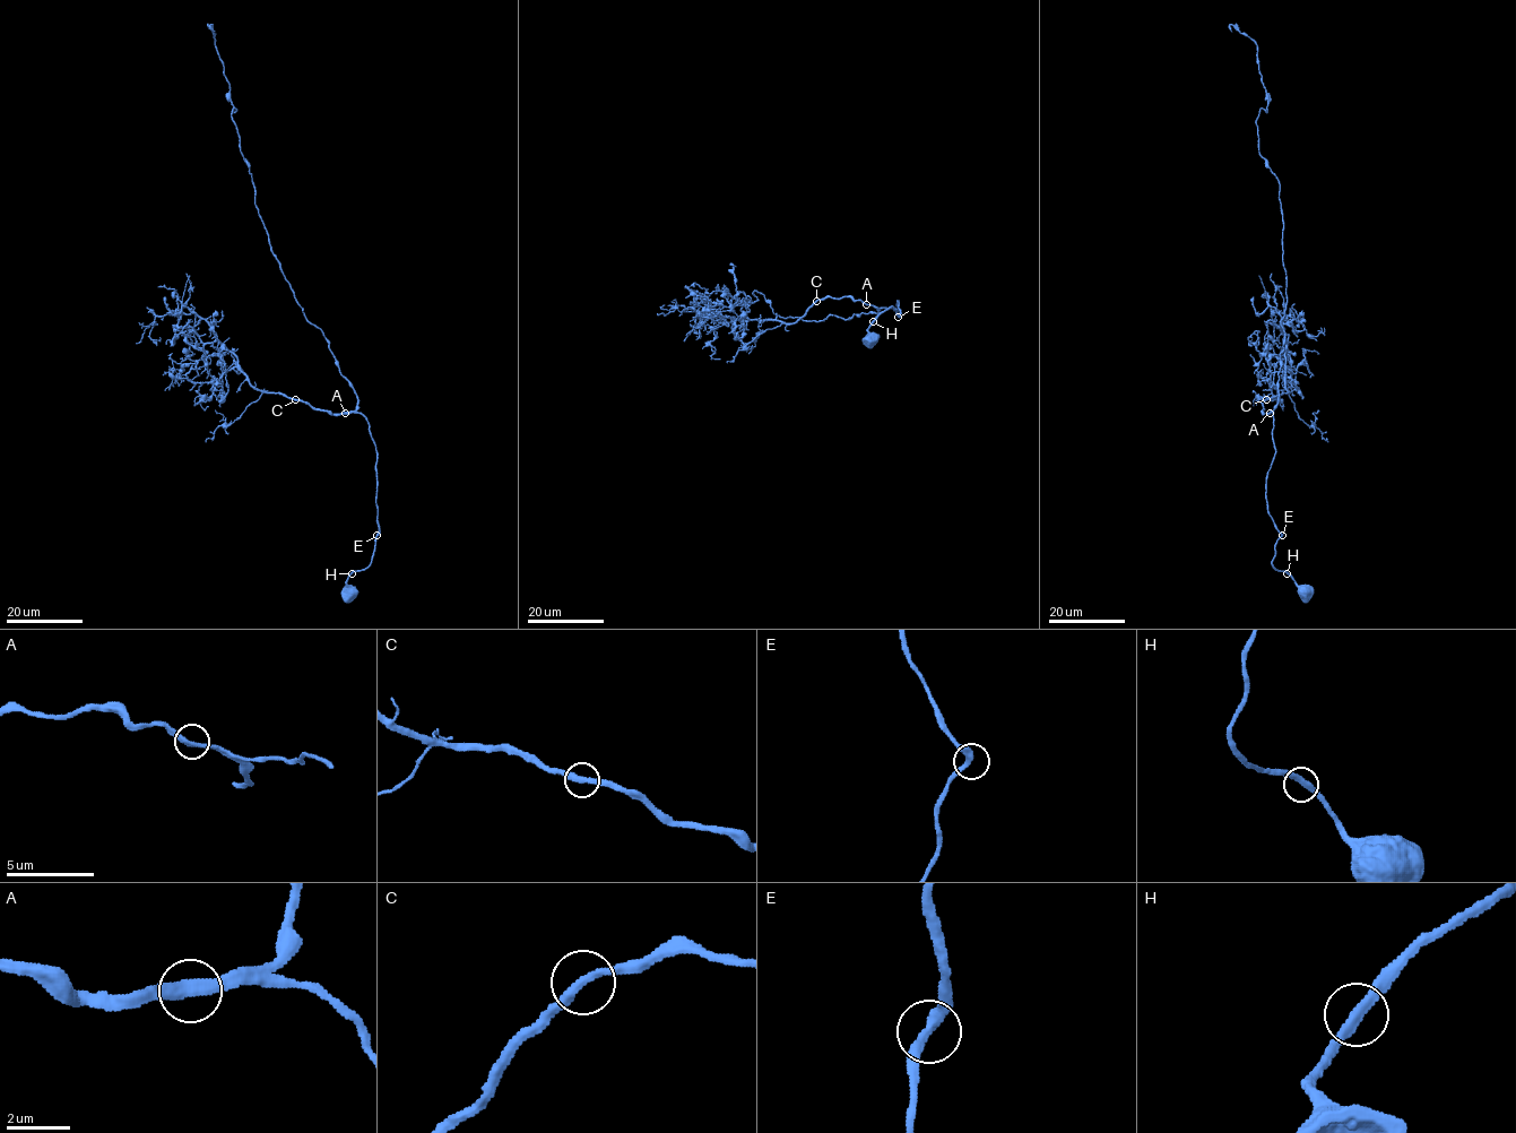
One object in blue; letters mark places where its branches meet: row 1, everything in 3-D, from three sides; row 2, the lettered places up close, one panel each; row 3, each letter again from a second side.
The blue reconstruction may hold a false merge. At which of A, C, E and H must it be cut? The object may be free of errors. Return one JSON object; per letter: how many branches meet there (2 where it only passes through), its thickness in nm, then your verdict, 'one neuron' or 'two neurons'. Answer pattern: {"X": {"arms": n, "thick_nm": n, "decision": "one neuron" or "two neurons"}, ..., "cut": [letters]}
{"A": {"arms": 2, "thick_nm": 320, "decision": "one neuron"}, "C": {"arms": 2, "thick_nm": 300, "decision": "one neuron"}, "E": {"arms": 2, "thick_nm": 320, "decision": "one neuron"}, "H": {"arms": 2, "thick_nm": 320, "decision": "one neuron"}, "cut": []}

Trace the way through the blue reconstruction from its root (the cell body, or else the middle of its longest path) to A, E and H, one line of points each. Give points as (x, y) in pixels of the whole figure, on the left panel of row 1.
A: (353, 590), (347, 578), (371, 563), (379, 529), (377, 452), (366, 418), (360, 413), (346, 413)
E: (353, 590), (347, 578), (371, 563), (377, 535)
H: (353, 590), (347, 584), (352, 573)

